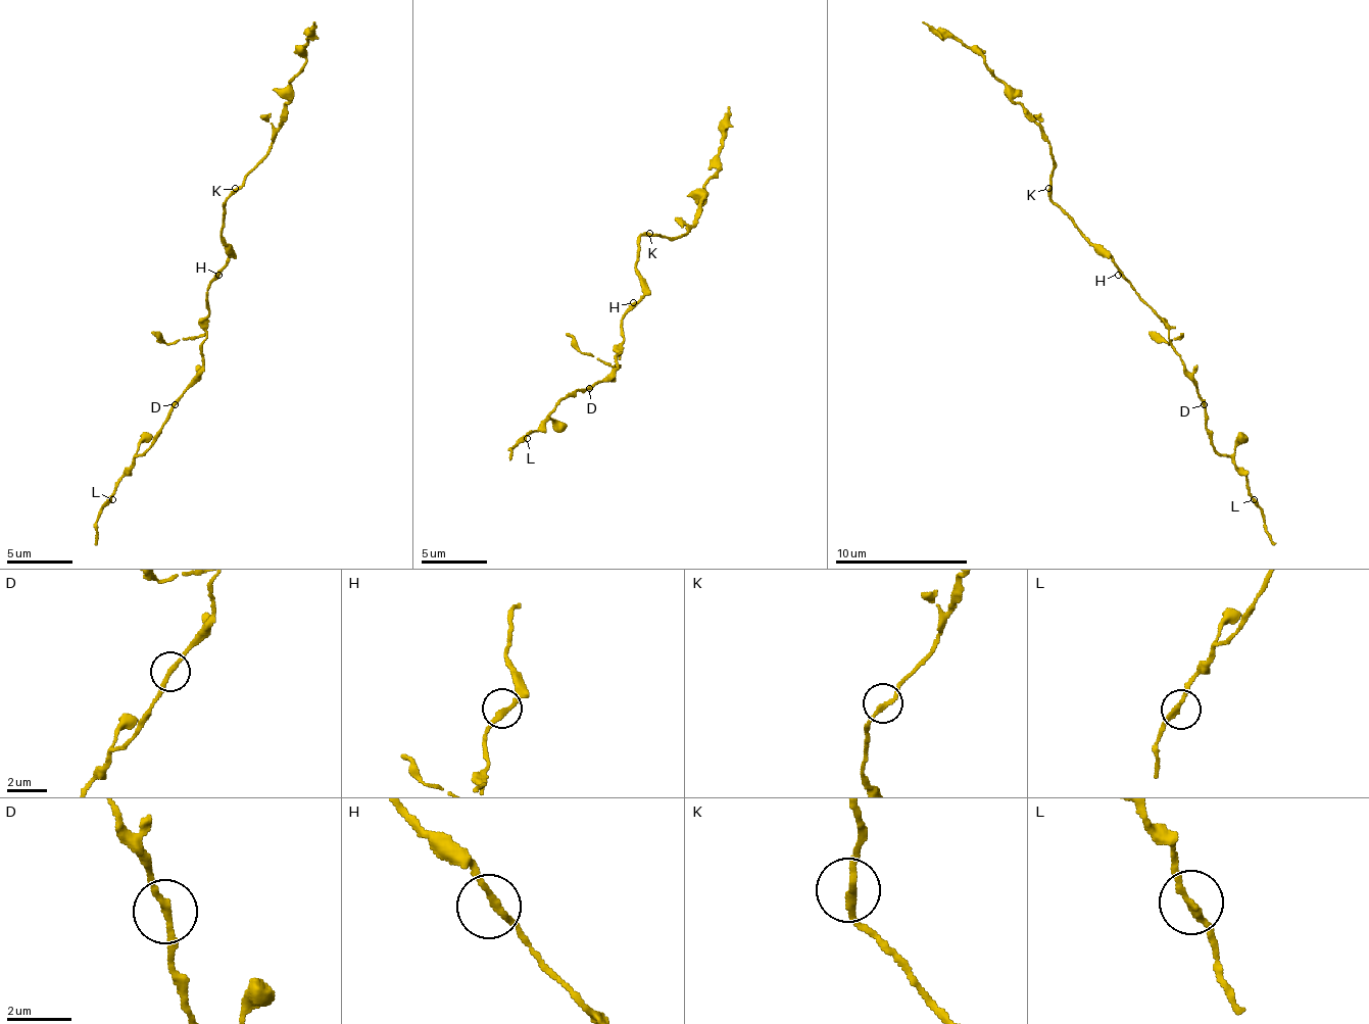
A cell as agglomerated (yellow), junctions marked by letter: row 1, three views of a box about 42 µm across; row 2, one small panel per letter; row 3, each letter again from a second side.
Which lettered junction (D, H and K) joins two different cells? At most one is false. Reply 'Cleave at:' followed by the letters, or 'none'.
Cleave at: none

